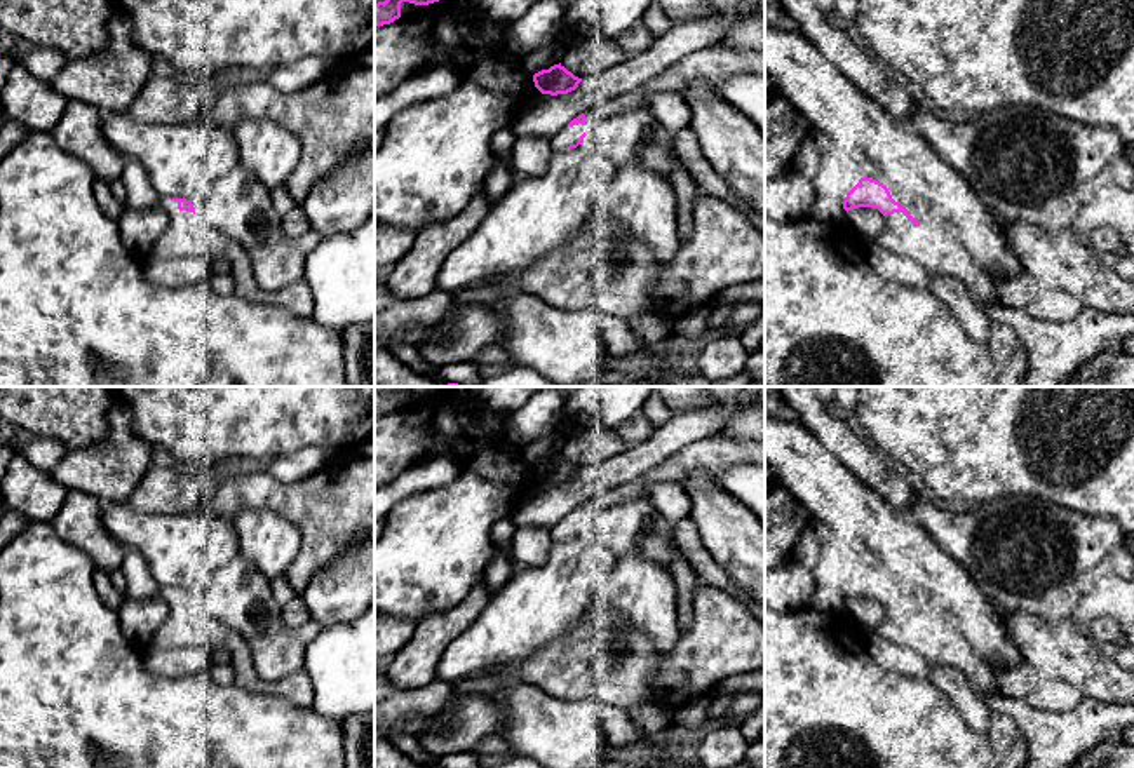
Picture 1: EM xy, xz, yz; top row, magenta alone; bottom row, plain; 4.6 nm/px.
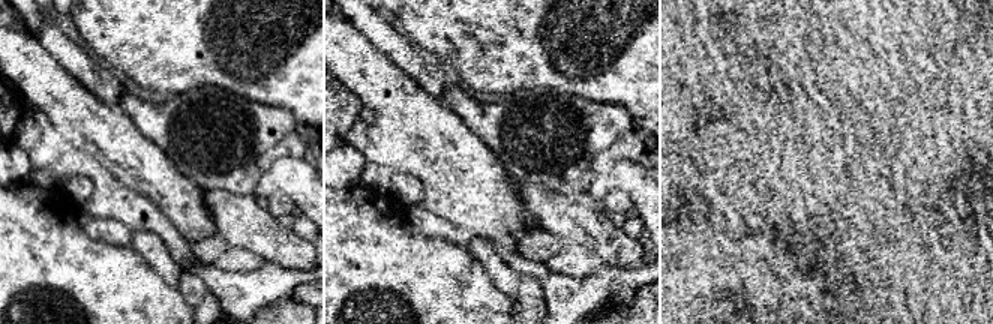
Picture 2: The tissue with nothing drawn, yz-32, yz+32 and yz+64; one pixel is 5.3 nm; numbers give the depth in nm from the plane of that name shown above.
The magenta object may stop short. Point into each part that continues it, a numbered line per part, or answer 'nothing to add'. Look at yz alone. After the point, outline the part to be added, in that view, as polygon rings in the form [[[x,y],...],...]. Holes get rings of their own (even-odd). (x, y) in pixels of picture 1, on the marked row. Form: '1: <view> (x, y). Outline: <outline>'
1: yz (941, 256). Outline: [[[902,212],[887,216],[878,244],[890,253],[915,259],[930,275],[953,275],[965,282],[982,305],[1000,303],[996,282],[979,266],[970,253],[951,239],[915,226]]]

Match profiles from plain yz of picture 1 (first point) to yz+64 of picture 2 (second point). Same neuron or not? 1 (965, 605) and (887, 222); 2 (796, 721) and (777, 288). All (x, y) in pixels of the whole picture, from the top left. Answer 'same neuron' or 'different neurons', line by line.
1: different neurons
2: same neuron

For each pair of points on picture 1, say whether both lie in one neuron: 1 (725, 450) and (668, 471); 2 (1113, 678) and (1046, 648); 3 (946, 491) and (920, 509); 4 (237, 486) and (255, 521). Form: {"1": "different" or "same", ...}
{"1": "same", "2": "same", "3": "different", "4": "different"}

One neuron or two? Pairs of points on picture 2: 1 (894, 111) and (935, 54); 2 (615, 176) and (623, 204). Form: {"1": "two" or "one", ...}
{"1": "two", "2": "two"}

